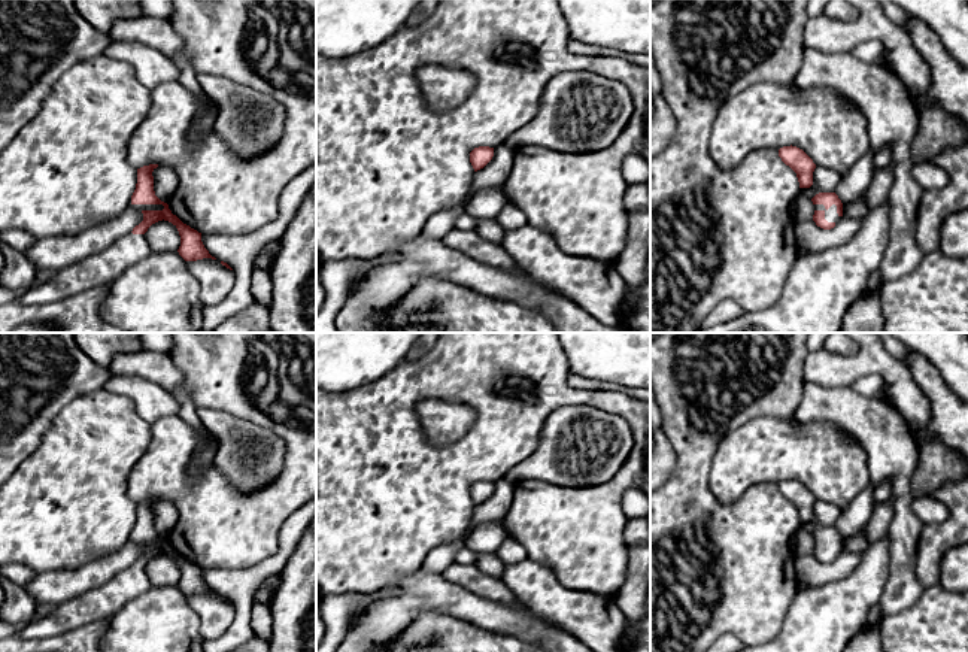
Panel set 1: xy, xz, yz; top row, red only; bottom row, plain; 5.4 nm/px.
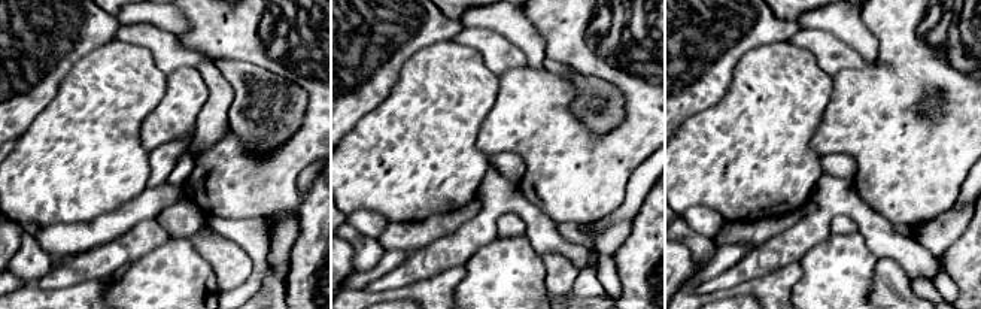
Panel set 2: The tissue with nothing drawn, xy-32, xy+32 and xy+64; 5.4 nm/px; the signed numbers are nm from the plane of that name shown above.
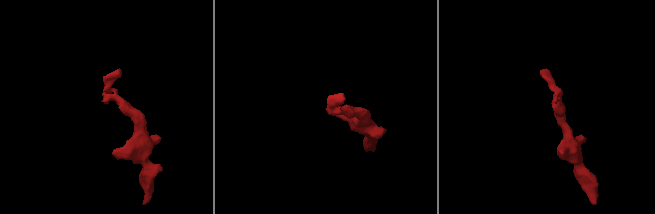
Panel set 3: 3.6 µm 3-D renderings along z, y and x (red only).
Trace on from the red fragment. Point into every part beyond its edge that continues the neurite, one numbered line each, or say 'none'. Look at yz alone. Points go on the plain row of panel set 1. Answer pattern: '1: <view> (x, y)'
1: yz (831, 549)

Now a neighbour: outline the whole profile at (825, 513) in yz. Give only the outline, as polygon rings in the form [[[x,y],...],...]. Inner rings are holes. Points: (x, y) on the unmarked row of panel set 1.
[[[816,500],[813,506],[813,519],[810,522],[801,522],[799,528],[813,533],[819,527],[834,527],[840,512],[841,510],[835,504]]]

